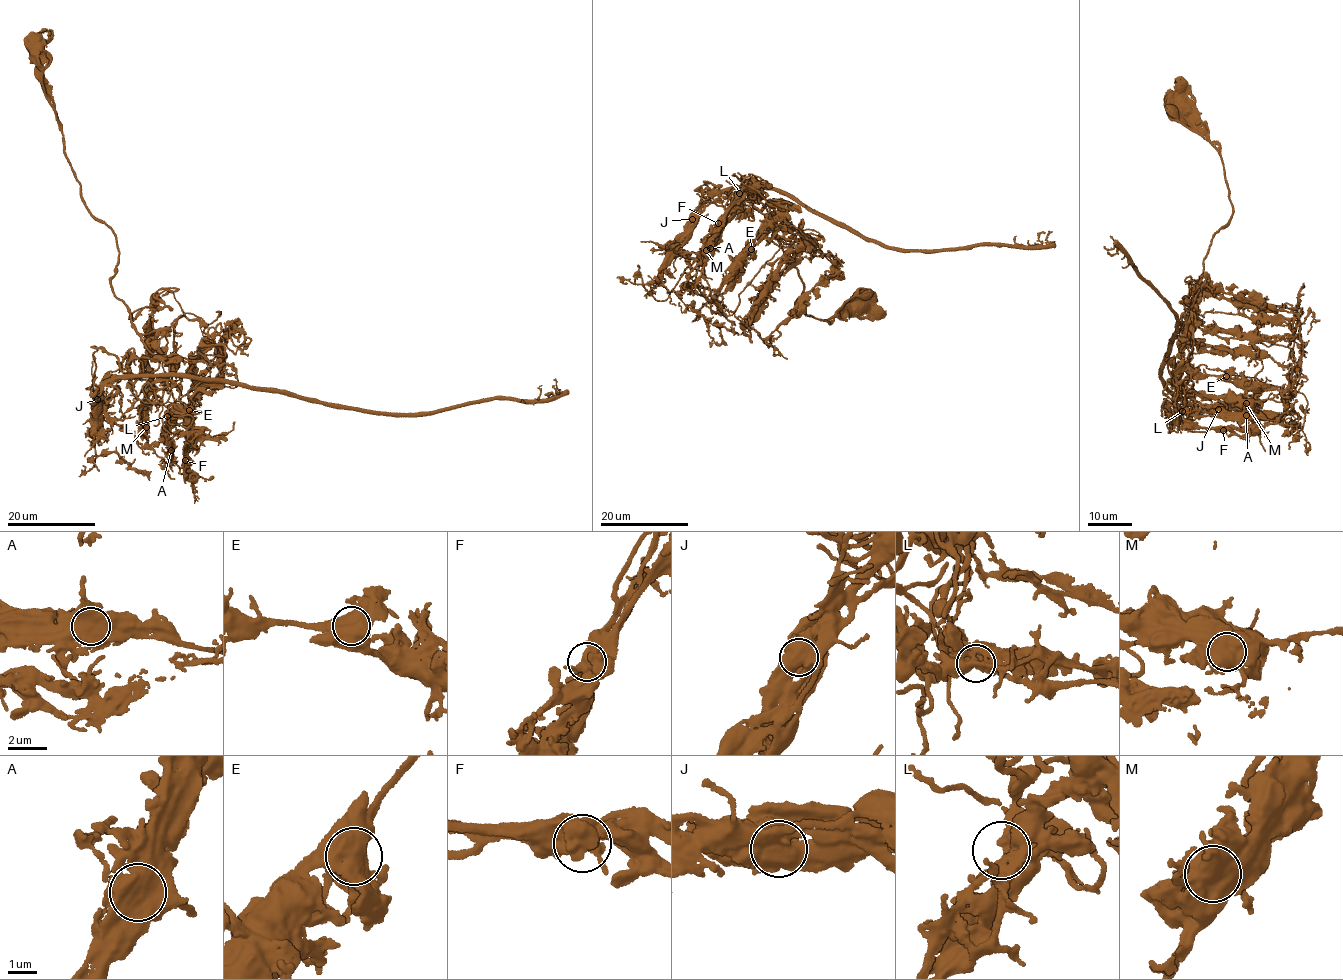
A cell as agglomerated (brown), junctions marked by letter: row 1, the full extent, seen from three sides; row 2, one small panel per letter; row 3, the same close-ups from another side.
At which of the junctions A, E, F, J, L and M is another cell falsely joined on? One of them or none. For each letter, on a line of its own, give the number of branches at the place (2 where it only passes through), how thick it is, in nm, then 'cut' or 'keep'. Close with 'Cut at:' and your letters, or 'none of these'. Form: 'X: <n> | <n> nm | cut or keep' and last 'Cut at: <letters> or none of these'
A: 2 | 800 nm | keep
E: 2 | 900 nm | keep
F: 2 | 650 nm | keep
J: 2 | 850 nm | cut
L: 2 | 600 nm | keep
M: 2 | 800 nm | keep
Cut at: J

